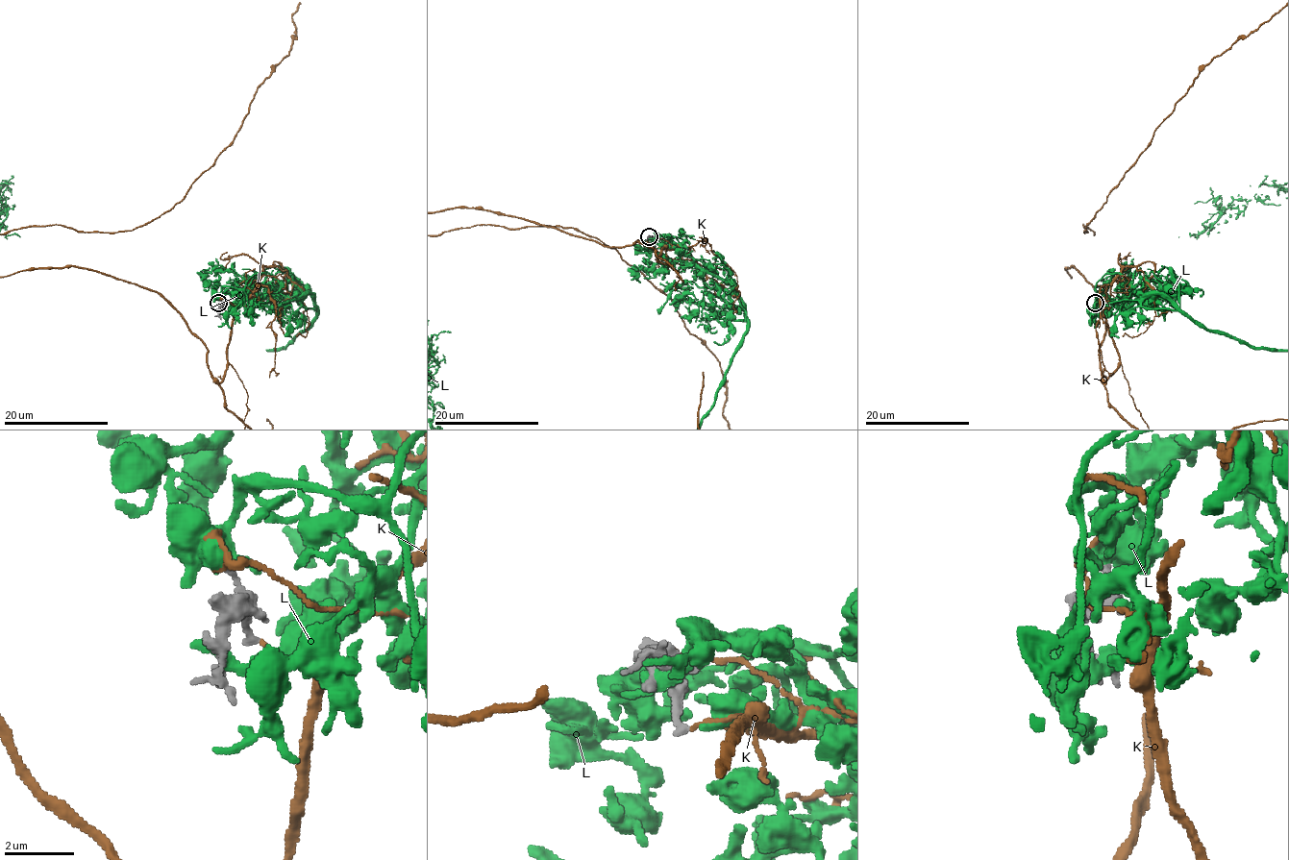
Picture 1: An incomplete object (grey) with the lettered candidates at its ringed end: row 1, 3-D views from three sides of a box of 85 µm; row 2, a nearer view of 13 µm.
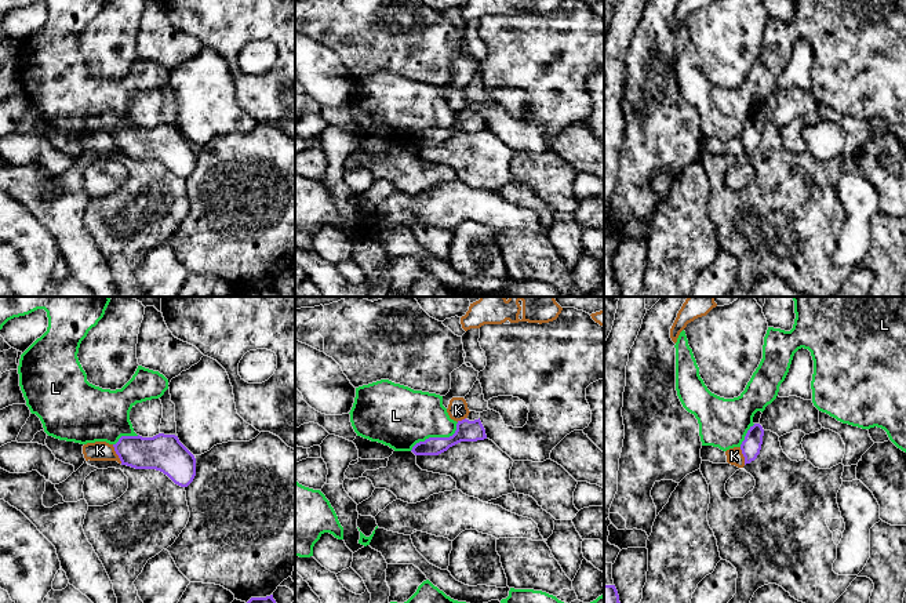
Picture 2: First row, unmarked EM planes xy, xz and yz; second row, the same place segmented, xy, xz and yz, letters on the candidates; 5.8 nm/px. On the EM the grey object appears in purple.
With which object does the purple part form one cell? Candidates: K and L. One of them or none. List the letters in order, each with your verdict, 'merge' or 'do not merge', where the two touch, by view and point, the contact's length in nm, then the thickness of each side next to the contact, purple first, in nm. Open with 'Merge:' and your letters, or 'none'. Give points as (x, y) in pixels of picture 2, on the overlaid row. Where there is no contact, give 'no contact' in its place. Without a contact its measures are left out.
Merge: none
K: do not merge | xy (116, 453) | 130 nm | 200/110 nm
L: do not merge | xz (436, 438) | 340 nm | 130/360 nm

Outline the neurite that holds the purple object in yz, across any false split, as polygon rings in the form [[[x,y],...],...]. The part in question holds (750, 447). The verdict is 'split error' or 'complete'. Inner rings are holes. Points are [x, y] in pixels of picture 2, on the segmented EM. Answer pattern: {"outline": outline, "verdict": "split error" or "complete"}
{"outline": [[[754,424],[747,431],[745,440],[741,444],[742,454],[745,457],[745,465],[757,458],[763,444],[764,429],[760,424]]], "verdict": "complete"}

